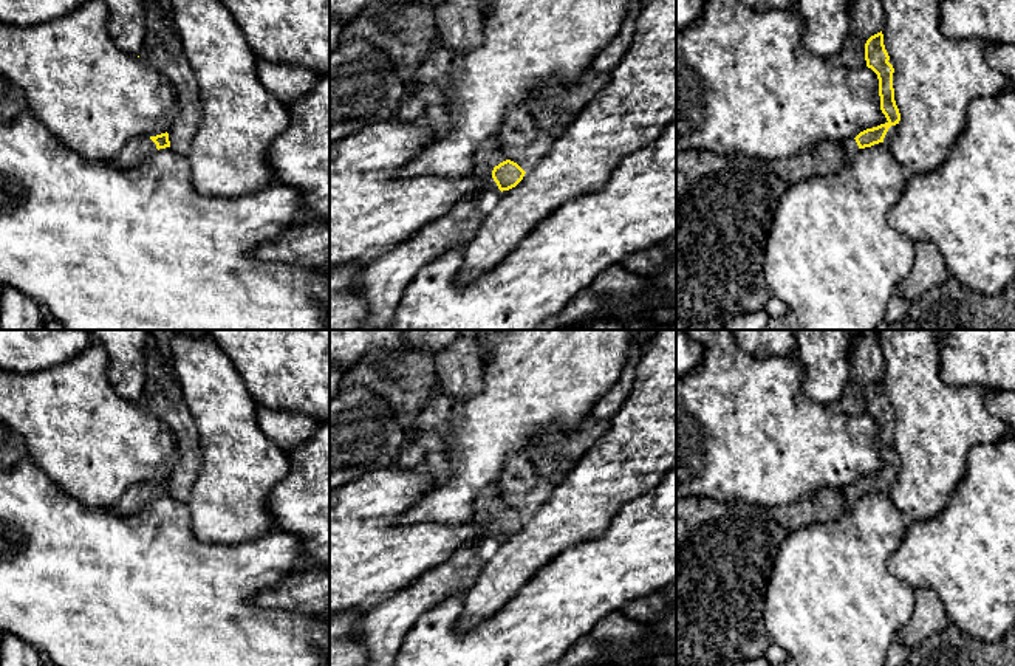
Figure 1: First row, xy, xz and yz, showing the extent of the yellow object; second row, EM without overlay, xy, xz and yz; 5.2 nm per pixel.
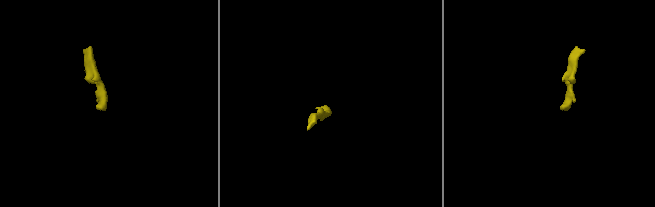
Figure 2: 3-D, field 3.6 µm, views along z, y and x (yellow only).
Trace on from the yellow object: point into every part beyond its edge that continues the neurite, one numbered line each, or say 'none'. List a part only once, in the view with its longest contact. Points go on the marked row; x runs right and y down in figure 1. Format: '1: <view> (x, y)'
1: xz (488, 155)

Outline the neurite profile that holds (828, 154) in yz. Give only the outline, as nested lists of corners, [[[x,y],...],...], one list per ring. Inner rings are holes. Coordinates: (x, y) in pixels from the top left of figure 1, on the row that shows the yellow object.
[[[823,141],[794,156],[775,160],[774,170],[789,186],[811,177],[825,177],[843,164],[842,141]]]

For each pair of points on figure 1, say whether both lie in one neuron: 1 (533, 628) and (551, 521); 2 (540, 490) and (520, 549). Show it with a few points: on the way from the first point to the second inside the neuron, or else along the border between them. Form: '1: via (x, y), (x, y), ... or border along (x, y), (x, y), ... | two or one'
1: border along (574, 545), (570, 545), (545, 564), (519, 592) | two
2: border along (553, 487), (548, 499), (526, 519) | two

